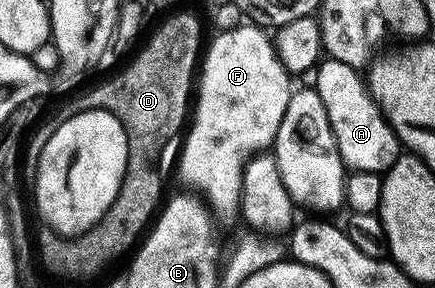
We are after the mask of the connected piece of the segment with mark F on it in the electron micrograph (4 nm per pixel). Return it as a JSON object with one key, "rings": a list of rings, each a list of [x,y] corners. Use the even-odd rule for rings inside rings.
{"rings":[[[241,23],[236,29],[217,32],[217,37],[209,45],[207,42],[202,68],[198,73],[194,112],[186,129],[188,138],[180,153],[181,179],[189,185],[189,190],[202,195],[208,209],[224,221],[232,221],[235,217],[237,220],[240,213],[240,192],[244,186],[244,168],[253,157],[273,148],[279,124],[282,123],[294,90],[293,78],[282,67],[273,38],[264,33],[267,32],[257,24]]]}

